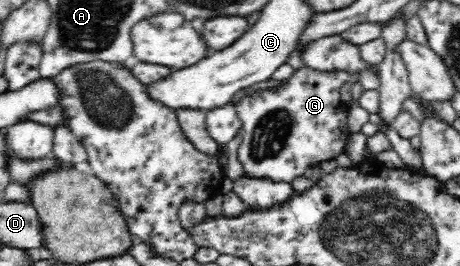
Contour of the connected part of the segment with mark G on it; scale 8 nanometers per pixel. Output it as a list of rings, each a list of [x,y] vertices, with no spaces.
[[[300,68],[300,70],[296,70],[296,72],[294,72],[294,74],[286,80],[286,84],[284,84],[284,86],[280,86],[280,88],[266,88],[266,90],[258,90],[257,92],[254,92],[254,94],[246,95],[234,104],[241,124],[240,133],[242,136],[242,142],[238,148],[238,162],[240,162],[240,164],[242,164],[242,168],[244,168],[244,172],[246,173],[244,177],[252,180],[272,180],[273,182],[290,183],[296,178],[304,176],[308,168],[315,167],[320,163],[331,159],[336,159],[339,154],[344,153],[346,143],[350,138],[351,132],[348,128],[349,108],[346,102],[342,102],[340,88],[342,88],[342,84],[345,82],[354,81],[355,77],[356,75],[350,73],[350,70],[348,69],[320,70]]]

